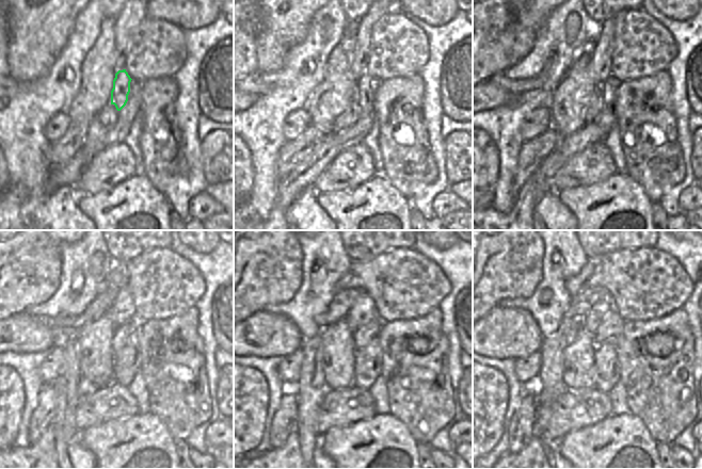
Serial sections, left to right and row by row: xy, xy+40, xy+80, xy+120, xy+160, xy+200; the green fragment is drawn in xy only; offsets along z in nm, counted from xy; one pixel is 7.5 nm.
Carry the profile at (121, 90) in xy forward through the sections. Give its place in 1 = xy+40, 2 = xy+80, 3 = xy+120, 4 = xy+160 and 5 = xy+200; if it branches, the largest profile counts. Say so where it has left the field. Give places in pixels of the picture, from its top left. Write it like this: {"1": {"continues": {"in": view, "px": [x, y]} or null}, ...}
{"1": {"continues": {"in": "xy+40", "px": [366, 87]}}, "2": {"continues": {"in": "xy+80", "px": [606, 119]}}, "3": {"continues": {"in": "xy+120", "px": [126, 361]}}, "4": {"continues": {"in": "xy+160", "px": [368, 359]}}, "5": {"continues": {"in": "xy+200", "px": [607, 374]}}}

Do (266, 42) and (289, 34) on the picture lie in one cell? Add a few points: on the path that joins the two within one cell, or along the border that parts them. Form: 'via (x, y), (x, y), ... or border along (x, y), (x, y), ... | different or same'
via (271, 42), (278, 34), (284, 34) | same

